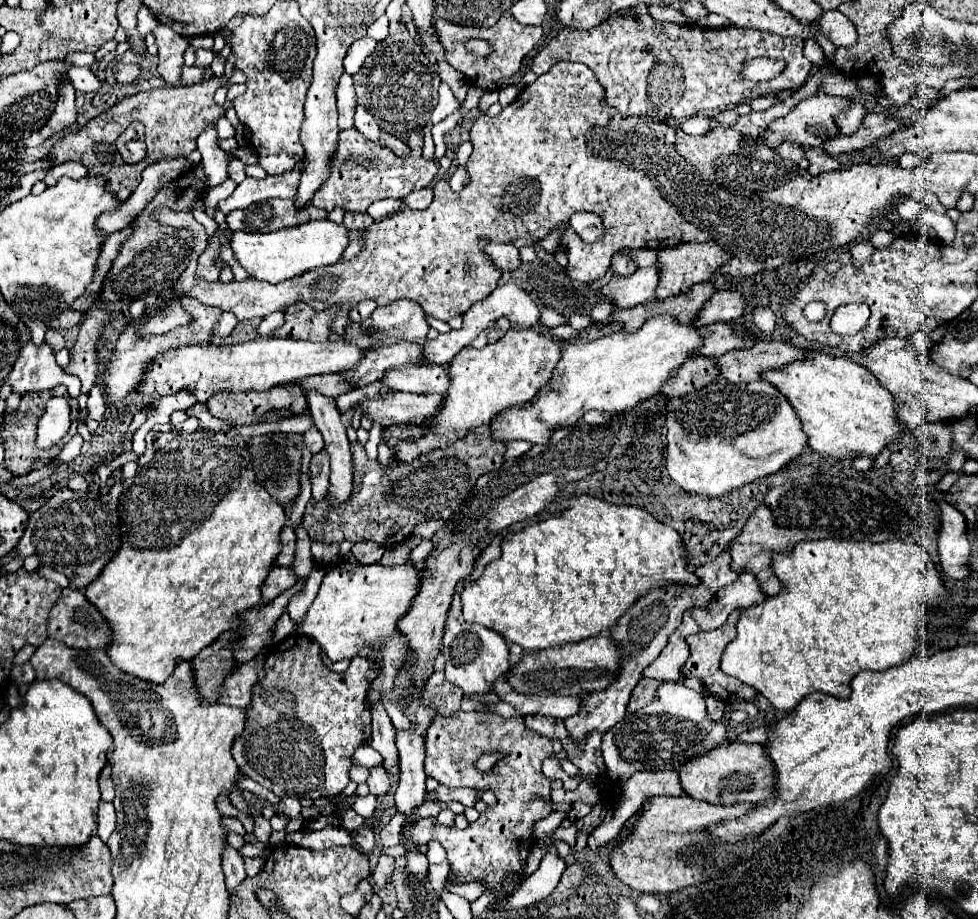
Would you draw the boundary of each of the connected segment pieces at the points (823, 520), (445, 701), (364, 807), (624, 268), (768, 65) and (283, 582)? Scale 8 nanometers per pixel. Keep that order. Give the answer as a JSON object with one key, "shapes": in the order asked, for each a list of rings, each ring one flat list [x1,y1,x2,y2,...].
{"shapes":[[[909,447,895,451,885,467,869,469,865,473,855,471,847,459,835,461,815,451,809,451,807,455,809,457,805,459,821,459,821,469,817,467,817,461,811,461,813,475,773,487,731,543,731,567,737,573,751,571,759,579,763,593,773,597,783,591,781,579,771,571,771,555,775,551,789,555,801,541,825,537,871,543,913,541,927,553,937,545,941,509,935,499,927,499,925,491,911,487,911,469,917,459]],[[433,673,423,689,423,705,431,707,435,717,453,717,461,709,463,691,447,683,443,673]],[[367,795,367,797,357,797,355,799,355,803,353,803,353,811,357,813,357,815,361,815,363,819,371,819,373,817,373,813,375,813,375,795]],[[621,251,613,257,613,273,617,275,617,277,625,277,625,275,629,275,629,273,635,273,635,263,631,263,631,259,627,259]],[[751,59,743,67,743,75,747,79,753,79,753,81,763,81,763,79,771,79,771,77,779,75,783,71,783,67,785,67,783,61,775,61,775,59]],[[273,567,273,571,269,573,269,577,263,583,263,599,259,605,269,603,283,591,291,589,295,583,297,583,297,575,293,573,291,567]]]}

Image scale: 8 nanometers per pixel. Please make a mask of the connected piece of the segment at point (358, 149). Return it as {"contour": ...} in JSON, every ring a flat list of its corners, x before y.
{"contour":[[417,127,405,135,405,145,409,147,407,155,395,155,387,145,373,143,363,137,357,129,339,131,337,151,329,161,329,179,313,193,311,205,333,211,341,207,345,211,365,213,367,207,379,199,397,197,403,199,411,191,429,187,437,175,435,161,423,157,423,127]]}

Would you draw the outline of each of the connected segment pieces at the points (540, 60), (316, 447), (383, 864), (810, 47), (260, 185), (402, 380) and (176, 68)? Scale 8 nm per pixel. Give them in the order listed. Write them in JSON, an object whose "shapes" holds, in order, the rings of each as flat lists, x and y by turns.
{"shapes":[[[539,51,539,53,535,55,535,59,533,59,531,71,533,71,535,75,543,75,543,73,549,71,551,63,553,63,553,55,551,55,549,51]],[[315,427,309,429,309,431,305,431,303,437,305,437,305,443,311,449,311,453,319,453,323,449,323,437,319,435,319,431]],[[383,853,379,857,379,863,377,863,375,871,373,871,373,883,375,883,375,887,383,889,383,885,389,881,391,875,393,875,393,857,389,857,389,855]],[[805,41,805,57,811,63,814,65,816,68,816,71,819,72,821,69,823,69,823,65,825,65,825,57,823,57,823,49,819,47,819,43,813,43,813,41]],[[301,159,291,171,285,171,277,177,271,177,271,175,265,179,245,177,245,181,237,185,237,189,233,191,231,197,227,197,225,201,219,203,219,209,227,215,229,211,245,209,245,207,259,203,263,199,273,199,273,197,295,199,303,167,305,167,305,159]],[[447,365,395,367,381,381,387,389,407,393,445,393,451,385]],[[157,27,153,31,159,45,159,67,157,71,169,85,181,85,181,69,183,69,183,53,189,47,189,41,183,35,173,33,169,27]]]}

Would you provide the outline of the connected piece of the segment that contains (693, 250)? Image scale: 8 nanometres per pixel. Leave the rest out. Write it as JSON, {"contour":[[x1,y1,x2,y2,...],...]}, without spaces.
{"contour":[[715,241,683,243,683,245,677,245,677,247,667,247,667,249,657,251,657,261,659,261,659,269,661,269,657,299,667,299,671,295,687,293,691,289,691,285,711,279,711,275,715,275,717,269,723,267,729,259,731,259,731,255,727,251,723,251]]}

